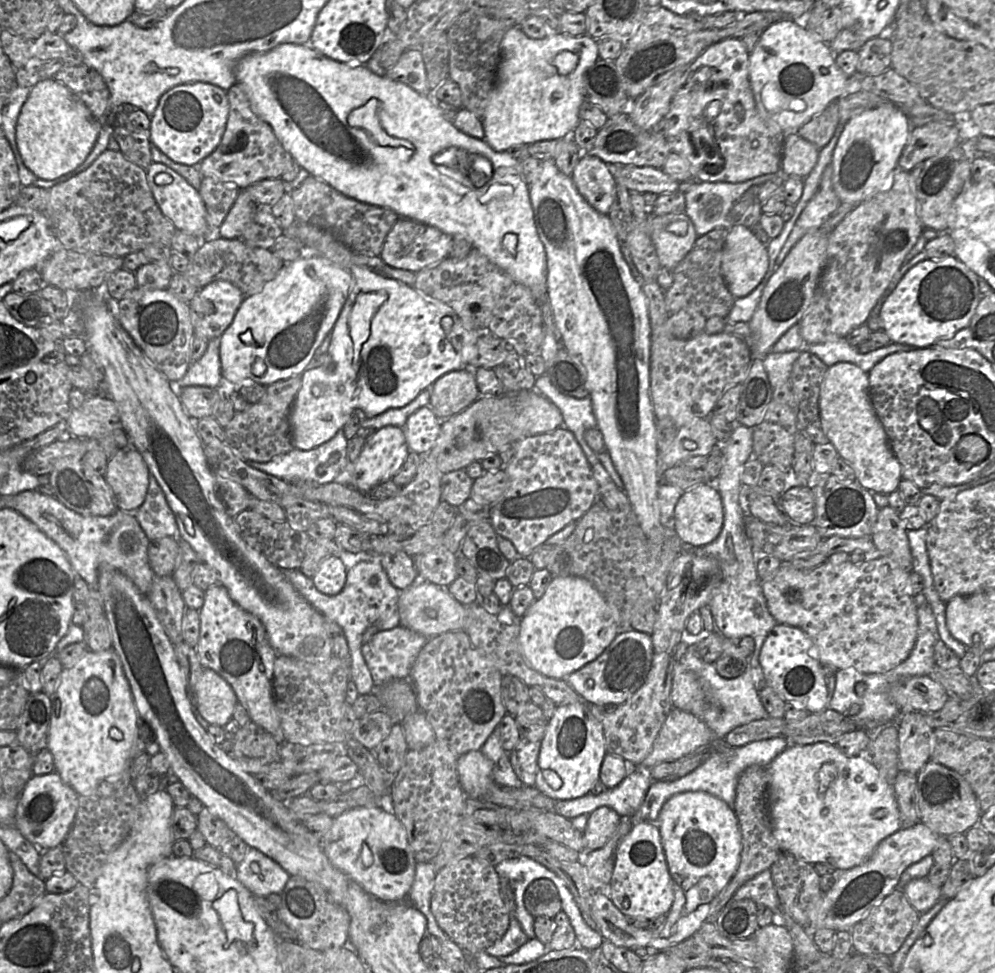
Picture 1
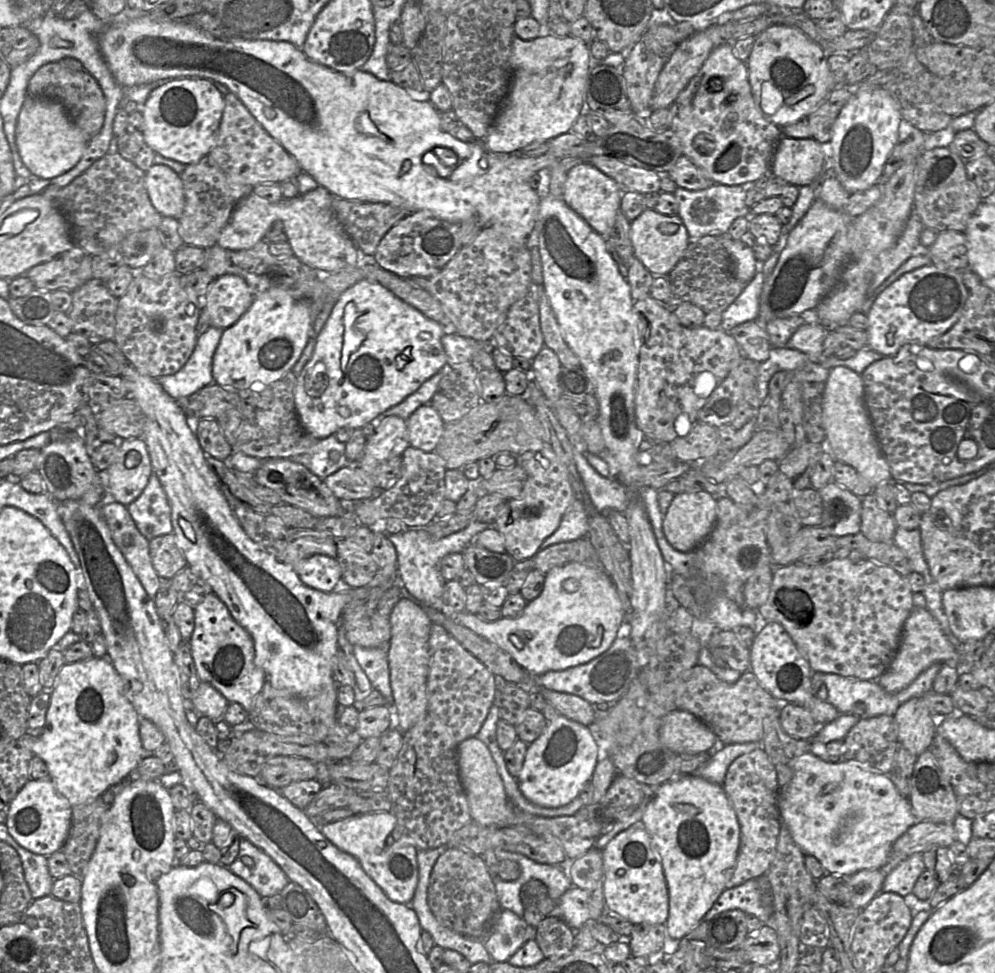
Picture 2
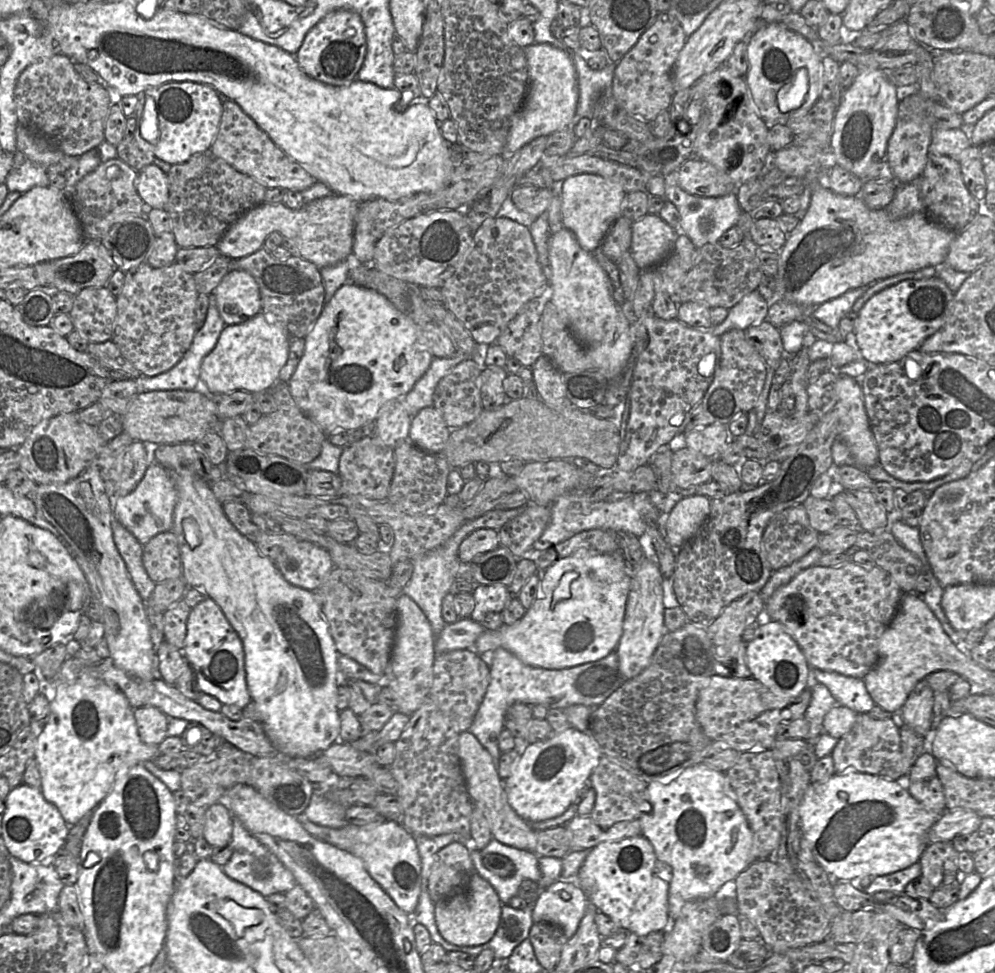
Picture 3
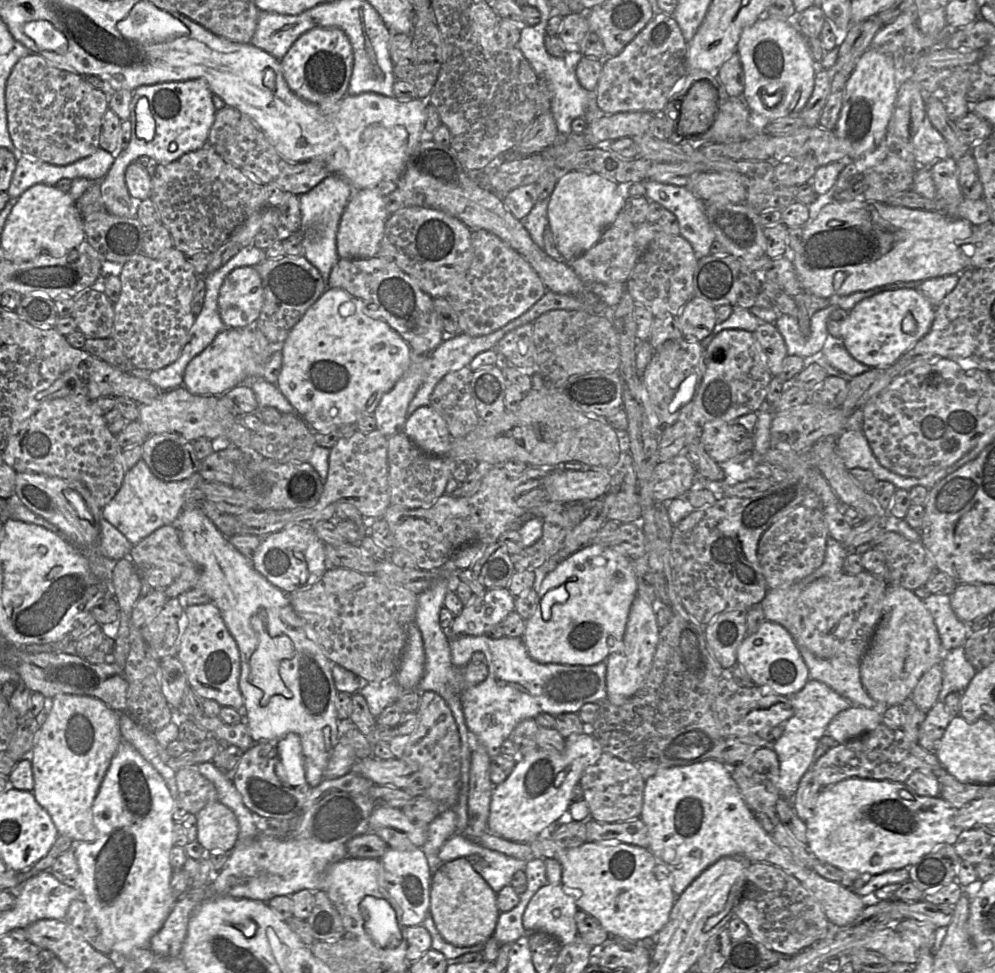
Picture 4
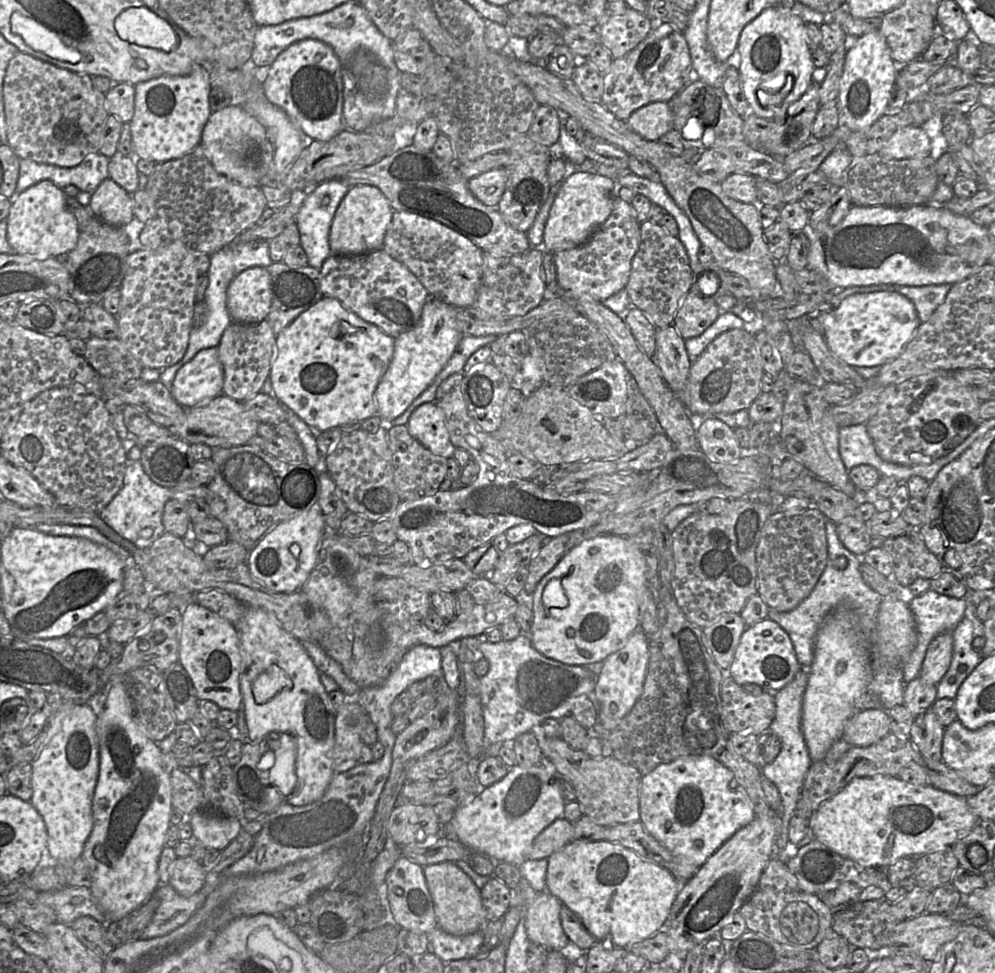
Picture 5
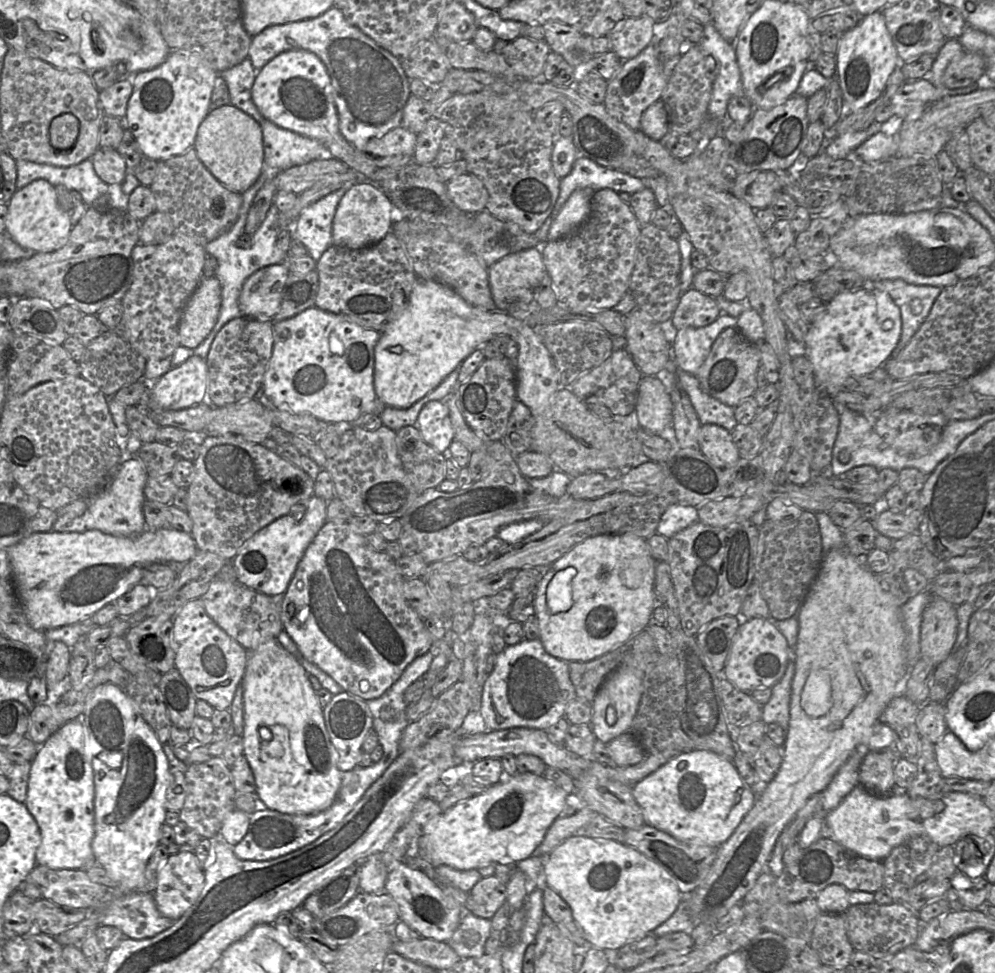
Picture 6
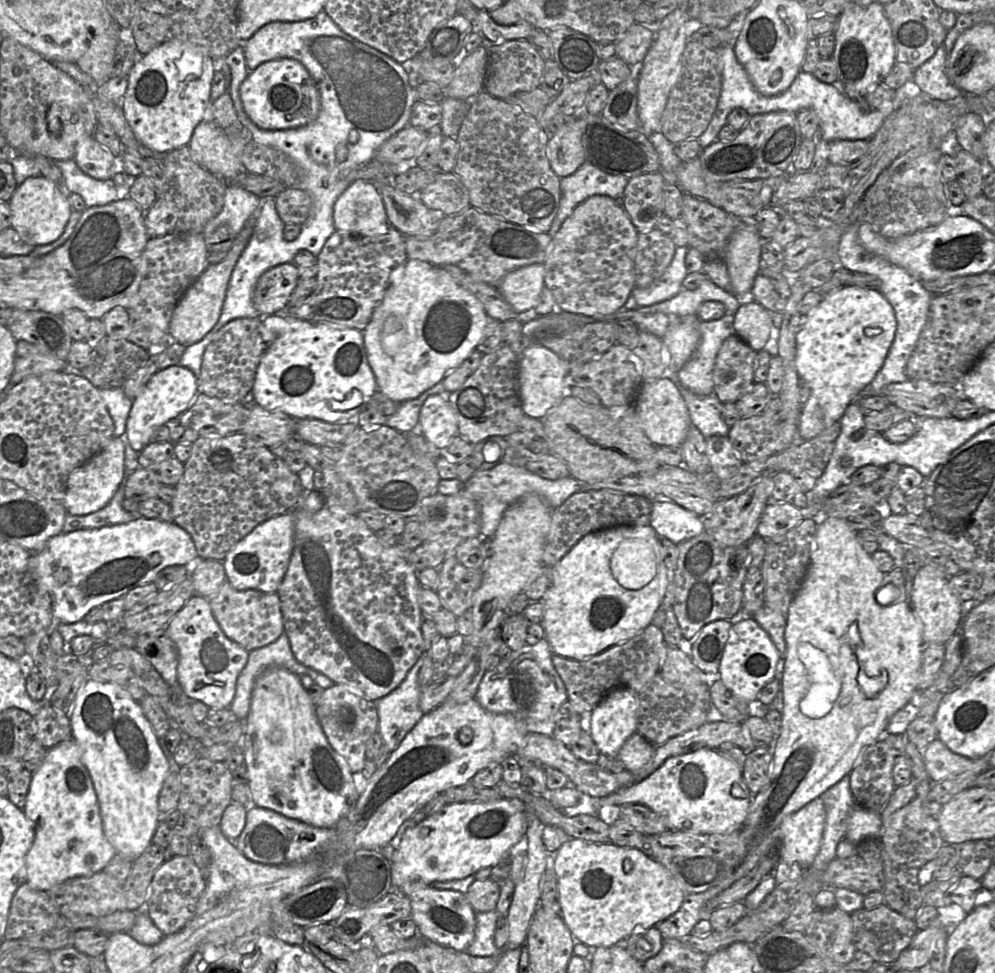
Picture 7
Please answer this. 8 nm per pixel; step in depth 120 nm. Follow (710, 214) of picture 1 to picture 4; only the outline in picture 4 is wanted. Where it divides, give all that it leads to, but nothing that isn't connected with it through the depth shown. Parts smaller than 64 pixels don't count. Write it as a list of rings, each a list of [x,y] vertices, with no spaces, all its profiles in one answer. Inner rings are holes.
[[[648,179],[643,183],[646,191],[645,196],[650,201],[658,202],[665,209],[675,214],[679,223],[679,234],[691,244],[697,260],[710,254],[710,247],[716,237],[705,214],[703,200],[686,186],[666,184],[652,179]]]

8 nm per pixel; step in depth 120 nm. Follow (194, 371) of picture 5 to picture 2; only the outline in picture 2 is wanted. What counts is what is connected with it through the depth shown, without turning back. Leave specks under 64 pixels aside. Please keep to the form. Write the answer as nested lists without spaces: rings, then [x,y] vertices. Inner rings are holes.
[[[282,289],[255,295],[245,314],[222,332],[212,360],[214,382],[238,392],[272,385],[292,371],[310,338],[312,324],[311,302],[295,299]]]

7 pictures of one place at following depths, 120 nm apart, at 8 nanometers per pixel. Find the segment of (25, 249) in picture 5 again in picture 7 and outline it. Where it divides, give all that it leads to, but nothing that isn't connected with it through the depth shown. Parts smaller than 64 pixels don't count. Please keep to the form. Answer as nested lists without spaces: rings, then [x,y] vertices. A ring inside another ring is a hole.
[[[42,175],[28,177],[18,185],[9,204],[11,227],[23,241],[31,245],[45,245],[57,240],[64,232],[73,210],[68,193],[62,192],[53,181]]]

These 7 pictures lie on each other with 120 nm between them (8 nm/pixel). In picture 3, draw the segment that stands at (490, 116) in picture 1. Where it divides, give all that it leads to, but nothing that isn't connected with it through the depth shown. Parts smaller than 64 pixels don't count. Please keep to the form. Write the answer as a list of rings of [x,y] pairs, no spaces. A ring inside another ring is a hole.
[[[533,43],[524,48],[529,69],[529,89],[522,108],[514,116],[502,157],[508,158],[539,136],[568,128],[576,113],[579,88],[570,54],[549,43]]]

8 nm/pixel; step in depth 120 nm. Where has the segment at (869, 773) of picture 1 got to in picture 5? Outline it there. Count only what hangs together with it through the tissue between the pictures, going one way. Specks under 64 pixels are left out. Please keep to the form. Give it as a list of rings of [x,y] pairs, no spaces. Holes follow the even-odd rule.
[[[890,775],[855,777],[841,791],[818,807],[811,817],[811,831],[815,839],[837,854],[863,866],[886,869],[902,857],[919,857],[952,847],[967,835],[979,821],[970,809],[967,798],[942,791],[930,784],[909,784]]]

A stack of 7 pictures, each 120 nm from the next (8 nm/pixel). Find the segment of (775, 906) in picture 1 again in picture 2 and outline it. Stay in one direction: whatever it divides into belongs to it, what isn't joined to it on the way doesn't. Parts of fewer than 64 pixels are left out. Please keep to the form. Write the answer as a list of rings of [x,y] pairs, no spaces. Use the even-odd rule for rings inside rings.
[[[763,875],[739,886],[726,888],[704,918],[711,920],[725,911],[738,909],[767,924],[774,913],[773,900],[773,889],[766,875]]]

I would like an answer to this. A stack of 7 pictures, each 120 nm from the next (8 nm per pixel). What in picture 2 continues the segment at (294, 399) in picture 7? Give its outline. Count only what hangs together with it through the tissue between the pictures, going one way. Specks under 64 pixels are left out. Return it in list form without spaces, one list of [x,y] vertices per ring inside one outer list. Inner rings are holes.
[[[361,280],[342,292],[335,303],[323,329],[319,333],[311,359],[297,376],[294,388],[295,407],[303,428],[316,439],[323,439],[335,434],[341,428],[362,428],[367,423],[377,421],[378,417],[402,402],[414,393],[426,380],[448,366],[447,357],[441,343],[442,336],[446,334],[444,328],[437,322],[427,318],[419,310],[396,297],[382,285],[368,280]]]

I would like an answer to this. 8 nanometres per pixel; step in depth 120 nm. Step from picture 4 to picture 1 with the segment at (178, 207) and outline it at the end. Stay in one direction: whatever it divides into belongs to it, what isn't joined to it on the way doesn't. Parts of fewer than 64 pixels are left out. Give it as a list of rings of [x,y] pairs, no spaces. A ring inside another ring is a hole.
[[[203,177],[198,189],[205,207],[208,231],[202,240],[220,237],[220,227],[237,199],[240,189],[234,183],[225,183]]]

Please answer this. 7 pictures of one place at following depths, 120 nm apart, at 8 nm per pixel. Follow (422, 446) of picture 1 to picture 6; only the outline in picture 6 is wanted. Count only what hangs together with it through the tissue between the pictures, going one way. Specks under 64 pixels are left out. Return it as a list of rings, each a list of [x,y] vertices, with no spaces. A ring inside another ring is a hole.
[[[443,401],[427,402],[419,412],[416,427],[426,443],[439,453],[448,455],[448,448],[454,440],[454,428]]]

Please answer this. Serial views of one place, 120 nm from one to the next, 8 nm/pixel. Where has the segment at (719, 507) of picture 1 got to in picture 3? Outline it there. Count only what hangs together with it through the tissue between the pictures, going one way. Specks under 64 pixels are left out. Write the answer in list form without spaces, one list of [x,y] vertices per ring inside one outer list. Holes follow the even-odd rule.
[[[700,494],[682,497],[665,516],[664,538],[673,549],[683,546],[703,525],[710,512],[710,500]]]

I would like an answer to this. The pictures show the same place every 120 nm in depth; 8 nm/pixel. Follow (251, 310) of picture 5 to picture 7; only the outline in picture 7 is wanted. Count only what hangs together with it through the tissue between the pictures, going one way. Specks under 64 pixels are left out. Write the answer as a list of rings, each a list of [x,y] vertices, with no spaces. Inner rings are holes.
[[[283,263],[265,271],[258,279],[253,304],[261,317],[285,312],[299,275],[294,263]]]

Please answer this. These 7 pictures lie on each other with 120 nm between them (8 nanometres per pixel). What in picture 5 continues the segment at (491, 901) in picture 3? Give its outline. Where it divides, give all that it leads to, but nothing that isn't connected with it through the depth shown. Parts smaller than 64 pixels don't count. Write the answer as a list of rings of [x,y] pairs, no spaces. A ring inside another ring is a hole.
[[[449,861],[425,866],[423,871],[439,928],[454,936],[464,936],[483,930],[488,920],[481,891],[467,874]]]

